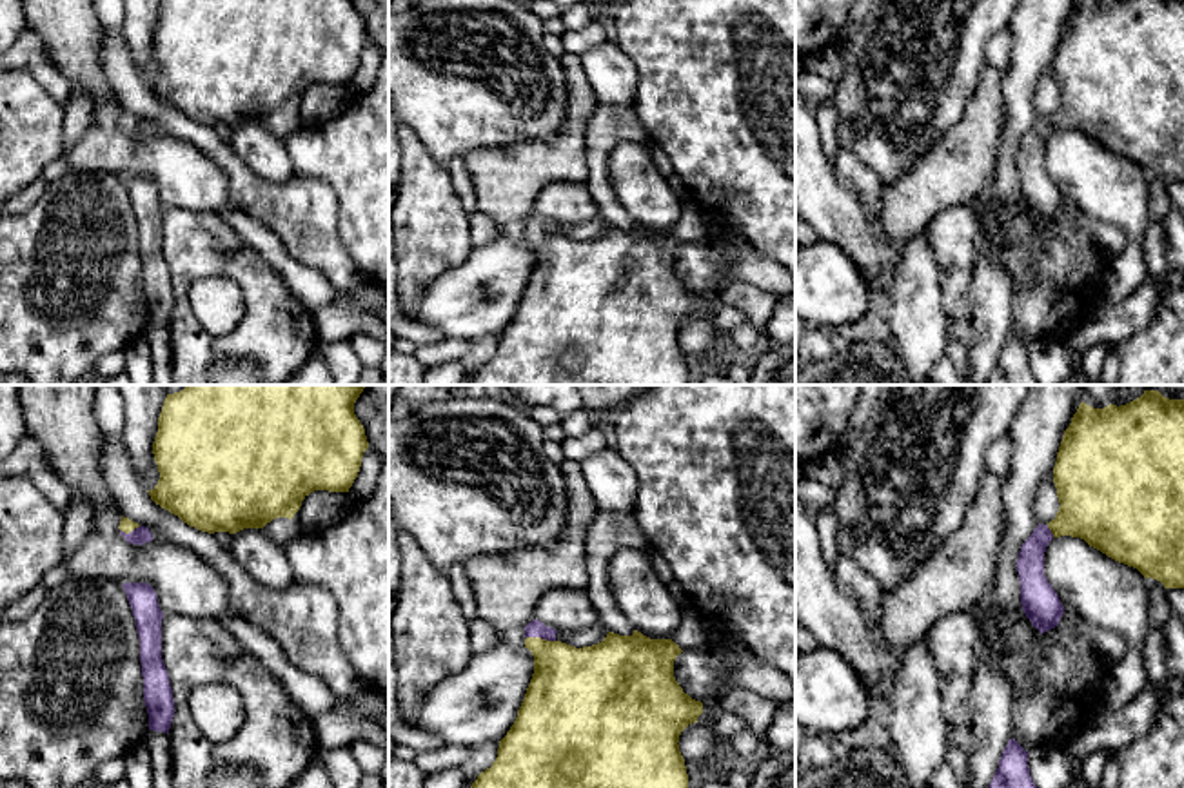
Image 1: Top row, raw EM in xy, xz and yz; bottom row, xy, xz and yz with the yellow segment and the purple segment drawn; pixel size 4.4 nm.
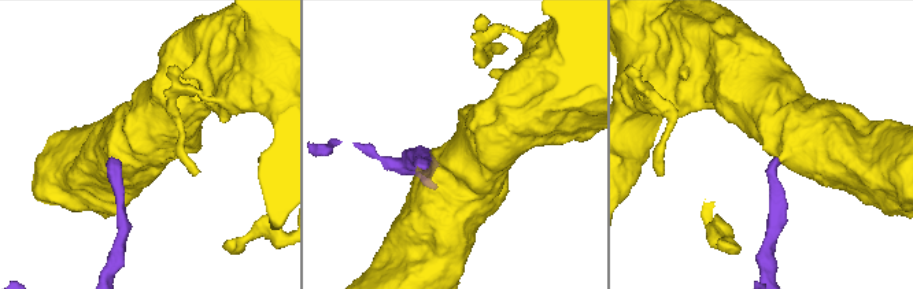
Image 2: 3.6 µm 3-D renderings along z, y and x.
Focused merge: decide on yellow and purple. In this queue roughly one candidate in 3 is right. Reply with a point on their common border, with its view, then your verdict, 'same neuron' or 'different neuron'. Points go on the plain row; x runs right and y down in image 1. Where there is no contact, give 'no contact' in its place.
xz (542, 233) | same neuron

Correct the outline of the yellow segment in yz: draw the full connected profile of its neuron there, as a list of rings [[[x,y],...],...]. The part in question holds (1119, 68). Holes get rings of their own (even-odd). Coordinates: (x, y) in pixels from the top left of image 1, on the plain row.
[[[1079,0],[1061,34],[1053,76],[1059,105],[1048,118],[1039,116],[1017,153],[1021,198],[1041,227],[1064,207],[1044,169],[1044,145],[1053,131],[1080,131],[1164,182],[1184,182],[1184,0]]]

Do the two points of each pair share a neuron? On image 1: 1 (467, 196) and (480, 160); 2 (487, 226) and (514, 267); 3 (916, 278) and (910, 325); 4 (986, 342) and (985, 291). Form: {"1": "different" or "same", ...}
{"1": "different", "2": "different", "3": "same", "4": "same"}

